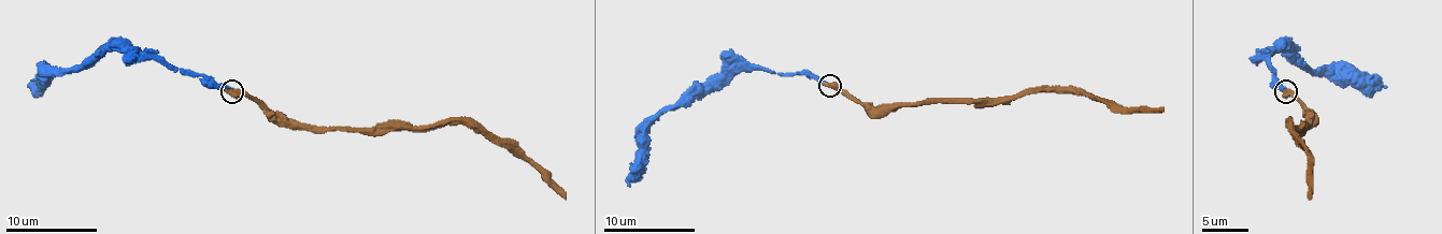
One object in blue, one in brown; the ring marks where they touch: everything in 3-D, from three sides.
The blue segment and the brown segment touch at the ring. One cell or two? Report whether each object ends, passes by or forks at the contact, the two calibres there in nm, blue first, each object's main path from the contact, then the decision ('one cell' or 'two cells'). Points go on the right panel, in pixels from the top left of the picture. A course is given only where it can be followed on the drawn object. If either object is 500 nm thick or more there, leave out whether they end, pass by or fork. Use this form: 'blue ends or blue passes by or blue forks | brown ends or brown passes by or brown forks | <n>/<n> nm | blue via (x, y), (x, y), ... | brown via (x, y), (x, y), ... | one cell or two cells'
400/550 nm | blue via (1286, 91), (1274, 81), (1270, 55), (1278, 48), (1302, 67), (1335, 73), (1365, 73), (1387, 87) | brown via (1286, 91), (1307, 113), (1302, 129), (1290, 123), (1309, 158), (1309, 200) | one cell

